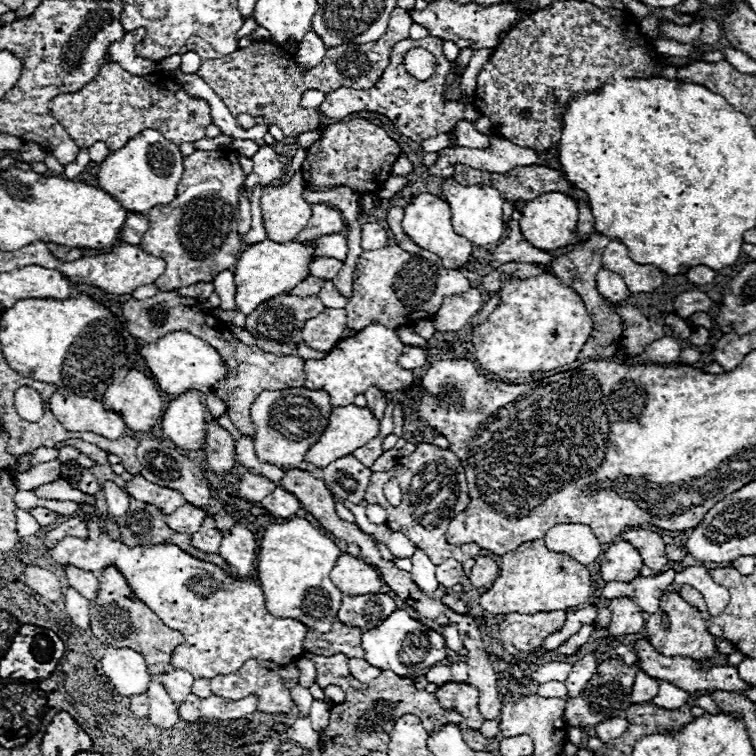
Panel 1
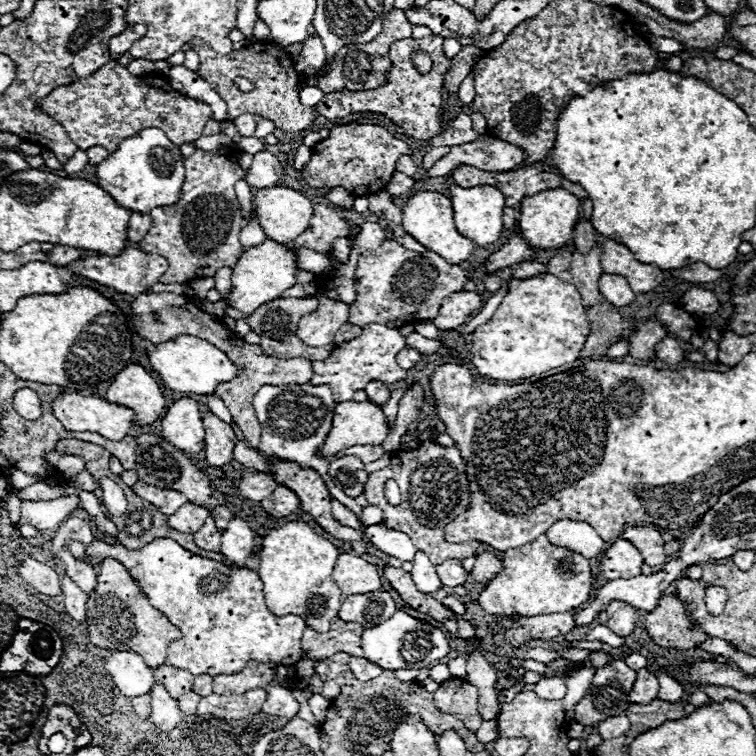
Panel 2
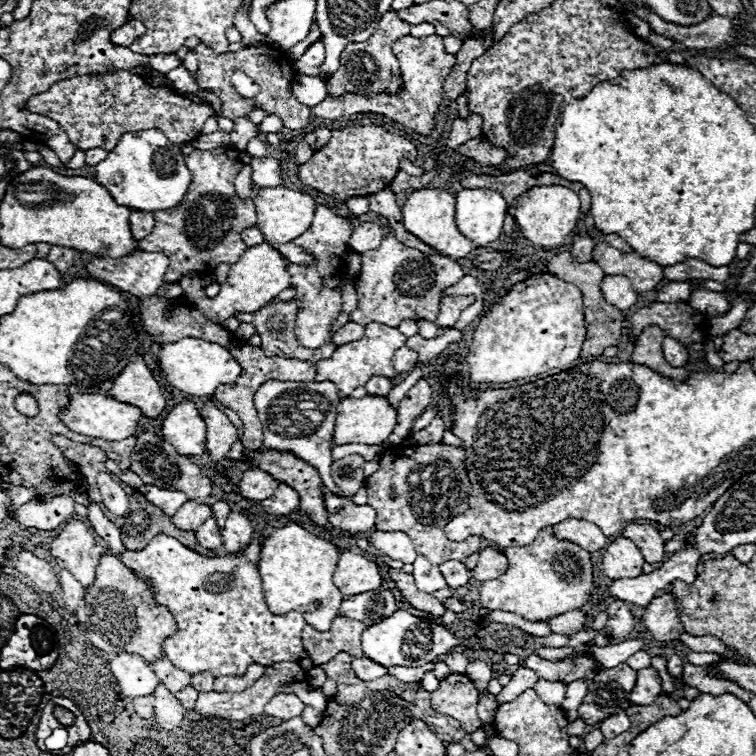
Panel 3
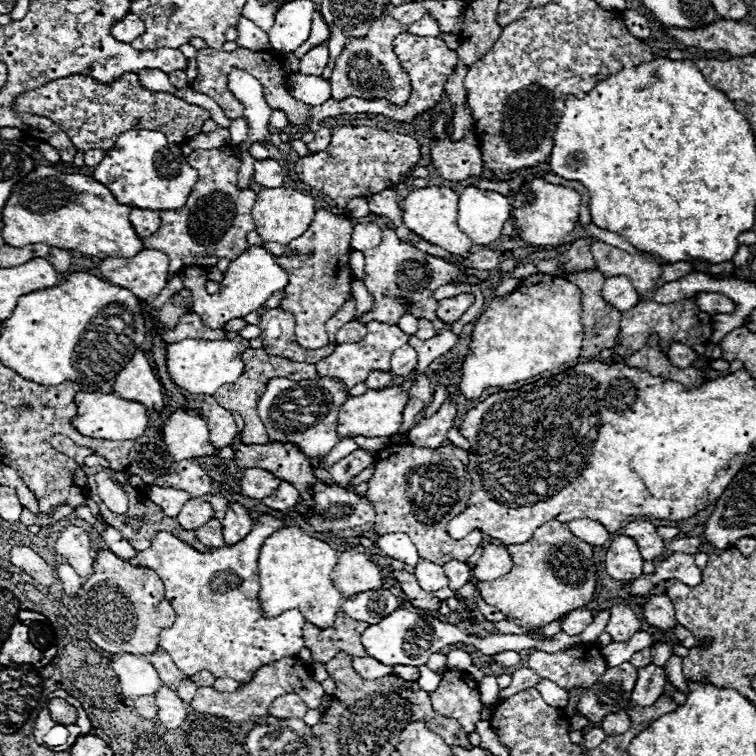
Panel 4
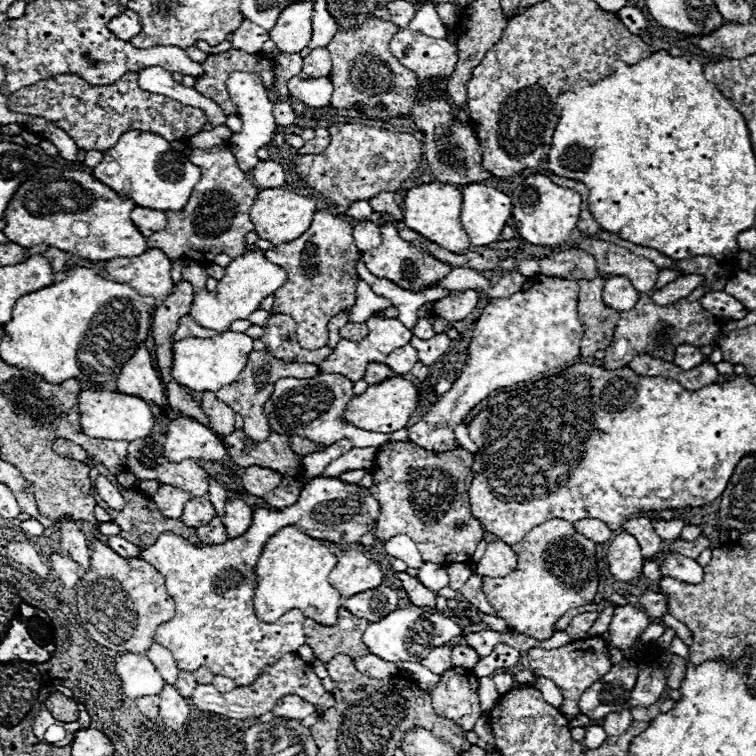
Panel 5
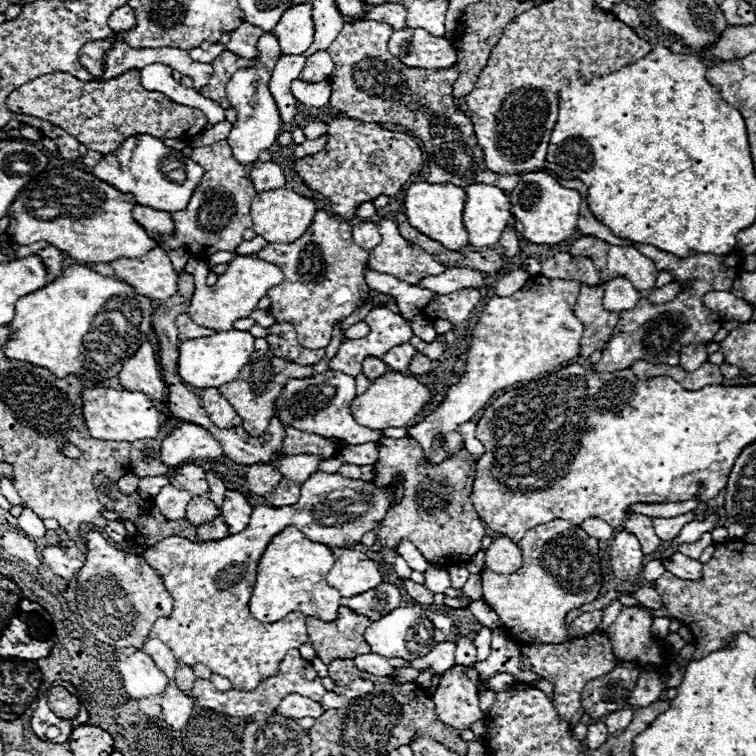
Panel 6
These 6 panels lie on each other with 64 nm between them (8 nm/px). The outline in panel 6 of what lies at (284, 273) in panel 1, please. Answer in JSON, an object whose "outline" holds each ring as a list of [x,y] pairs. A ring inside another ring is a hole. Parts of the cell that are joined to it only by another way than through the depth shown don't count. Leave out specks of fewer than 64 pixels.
{"outline":[[[236,256],[226,272],[218,278],[218,282],[214,284],[214,288],[206,286],[206,274],[208,274],[208,268],[204,262],[200,260],[188,260],[184,270],[188,274],[192,274],[194,278],[194,296],[192,296],[192,302],[188,306],[188,316],[192,320],[196,320],[198,326],[204,326],[204,328],[212,328],[216,332],[224,330],[224,328],[232,328],[232,324],[240,318],[248,318],[254,310],[256,310],[256,304],[262,296],[266,296],[268,288],[274,288],[278,284],[282,284],[284,280],[284,272],[276,266],[272,266],[270,262],[264,262],[260,258],[254,258],[254,256]]]}

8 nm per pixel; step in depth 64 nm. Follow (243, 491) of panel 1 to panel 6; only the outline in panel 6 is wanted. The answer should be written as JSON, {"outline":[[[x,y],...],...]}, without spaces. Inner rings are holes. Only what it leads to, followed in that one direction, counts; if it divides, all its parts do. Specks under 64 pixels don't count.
{"outline":[[[252,464],[252,466],[248,466],[248,472],[246,472],[248,490],[258,494],[258,496],[264,496],[264,494],[272,492],[280,480],[282,480],[280,470],[270,466],[270,464]]]}

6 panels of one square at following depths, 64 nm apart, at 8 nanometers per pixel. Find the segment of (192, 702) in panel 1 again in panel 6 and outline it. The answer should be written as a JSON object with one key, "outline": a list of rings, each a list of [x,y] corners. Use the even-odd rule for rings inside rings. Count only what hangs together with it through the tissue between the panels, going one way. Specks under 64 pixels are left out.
{"outline":[[[176,664],[176,686],[182,690],[182,692],[186,692],[186,694],[190,694],[190,690],[192,690],[192,684],[196,682],[196,676],[194,676],[194,672],[192,672],[192,668],[188,668],[186,664]]]}

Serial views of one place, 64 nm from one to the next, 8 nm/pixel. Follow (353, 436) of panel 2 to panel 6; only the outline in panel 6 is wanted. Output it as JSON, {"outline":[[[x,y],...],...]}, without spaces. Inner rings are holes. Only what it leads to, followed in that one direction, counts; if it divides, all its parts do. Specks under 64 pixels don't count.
{"outline":[[[386,372],[386,376],[376,378],[364,394],[352,400],[350,412],[360,426],[366,426],[372,430],[386,430],[390,426],[404,428],[408,426],[410,418],[414,418],[430,398],[432,398],[432,392],[424,384],[420,384],[416,378],[404,376],[400,372]]]}

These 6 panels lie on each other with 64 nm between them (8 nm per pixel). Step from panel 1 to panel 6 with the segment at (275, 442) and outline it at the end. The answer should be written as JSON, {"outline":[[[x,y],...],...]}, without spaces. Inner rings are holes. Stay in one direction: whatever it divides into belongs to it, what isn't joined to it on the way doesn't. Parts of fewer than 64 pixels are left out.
{"outline":[[[326,370],[322,374],[316,374],[314,378],[292,378],[284,384],[284,390],[276,398],[274,404],[274,416],[280,418],[280,424],[284,428],[300,428],[302,432],[316,432],[324,438],[338,438],[346,440],[348,444],[366,444],[366,442],[380,442],[384,438],[382,432],[364,428],[352,420],[352,414],[348,410],[352,398],[356,398],[356,384],[352,376],[344,372],[332,372]]]}

